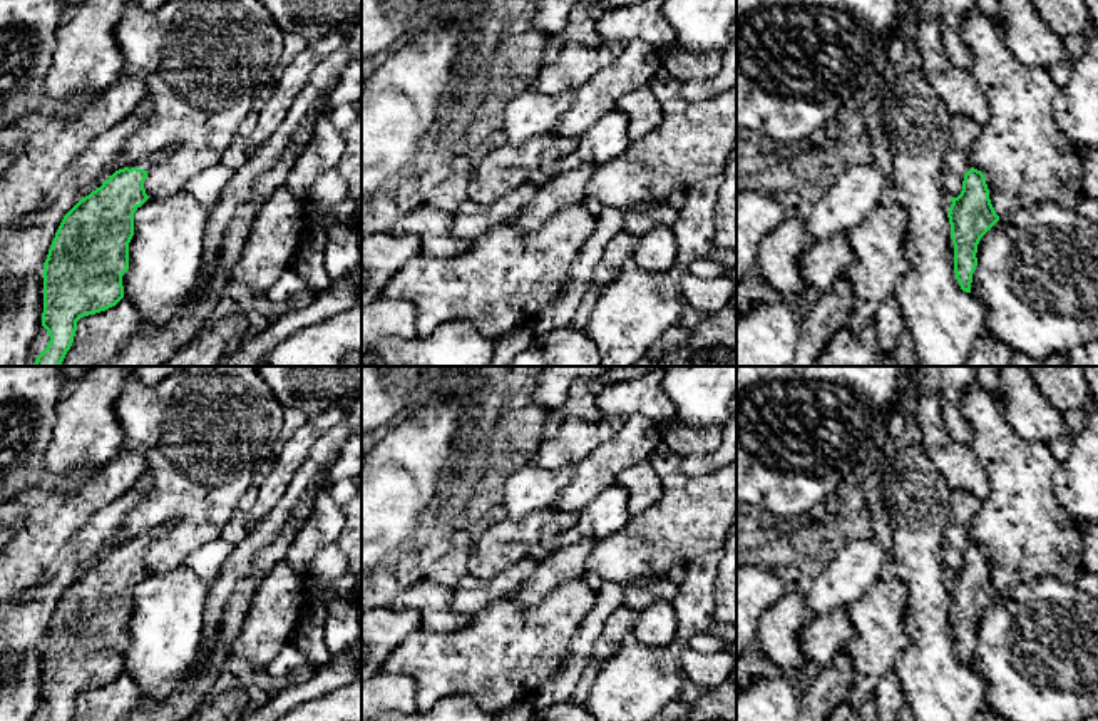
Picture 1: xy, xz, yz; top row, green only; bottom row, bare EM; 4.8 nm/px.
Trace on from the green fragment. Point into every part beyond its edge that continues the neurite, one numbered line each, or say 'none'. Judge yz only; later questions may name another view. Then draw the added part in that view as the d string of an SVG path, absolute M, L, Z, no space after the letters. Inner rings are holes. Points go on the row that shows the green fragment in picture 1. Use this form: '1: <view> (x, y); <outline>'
none

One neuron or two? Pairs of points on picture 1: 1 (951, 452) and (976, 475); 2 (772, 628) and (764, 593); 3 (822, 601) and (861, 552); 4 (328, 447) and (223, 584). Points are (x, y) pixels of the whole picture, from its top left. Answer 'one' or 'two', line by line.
1: one
2: two
3: one
4: one

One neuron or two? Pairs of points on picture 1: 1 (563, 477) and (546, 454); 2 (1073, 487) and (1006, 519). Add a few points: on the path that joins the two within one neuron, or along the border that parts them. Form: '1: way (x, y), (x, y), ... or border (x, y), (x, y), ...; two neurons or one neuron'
1: border (533, 462), (546, 469), (574, 465); two neurons
2: border (1060, 462), (1053, 479), (1053, 490), (1077, 526); two neurons

